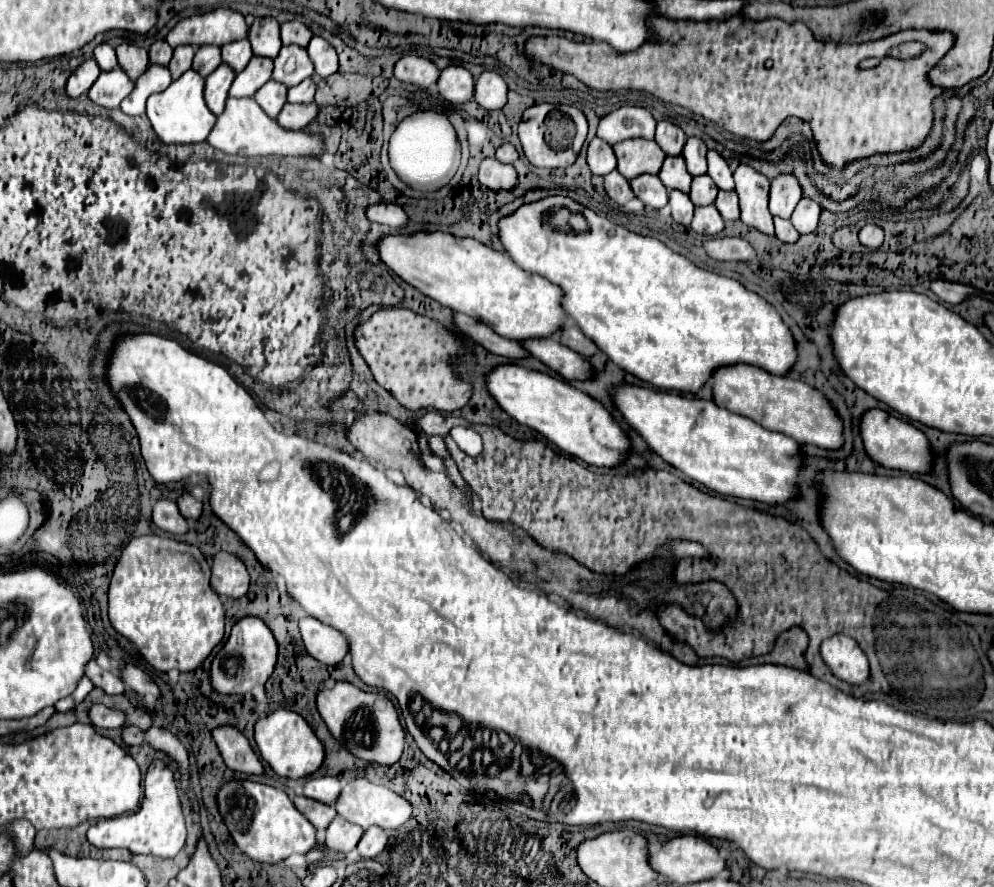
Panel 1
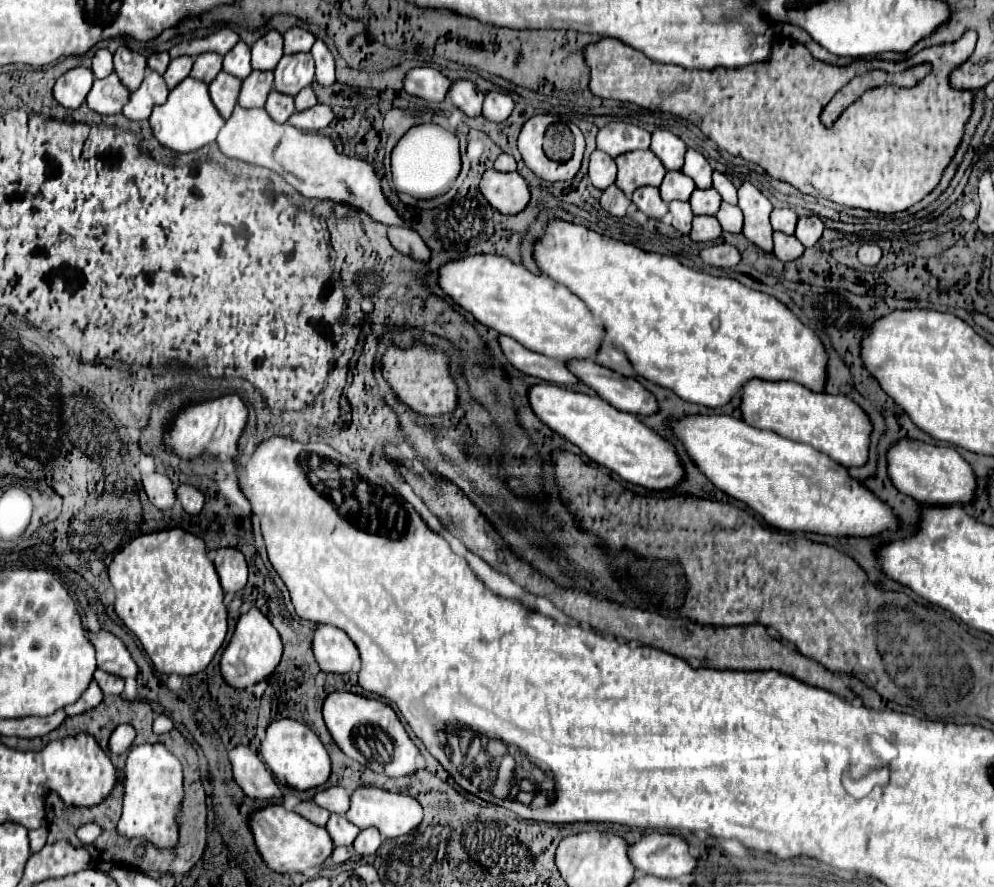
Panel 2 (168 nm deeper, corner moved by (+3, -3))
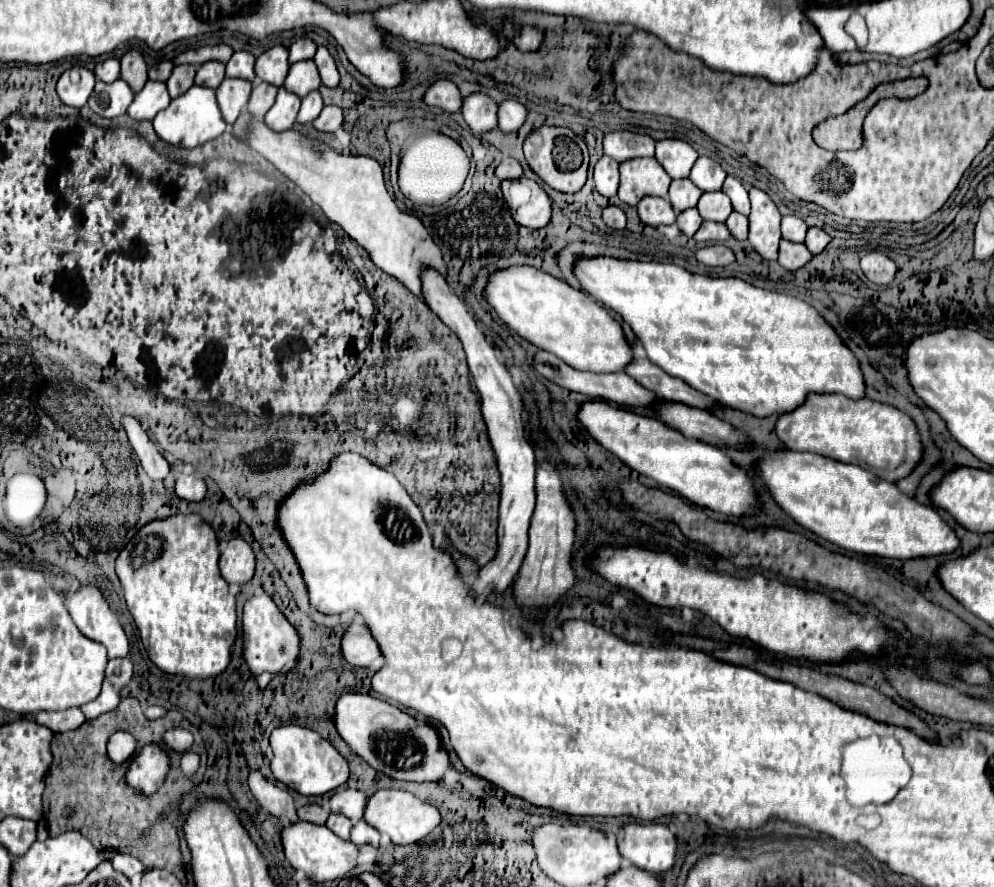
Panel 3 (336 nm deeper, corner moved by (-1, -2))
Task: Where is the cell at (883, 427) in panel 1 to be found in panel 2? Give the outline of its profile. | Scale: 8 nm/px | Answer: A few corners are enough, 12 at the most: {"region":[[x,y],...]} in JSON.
{"region":[[903,439],[889,451],[901,493],[969,505],[977,475],[953,447]]}

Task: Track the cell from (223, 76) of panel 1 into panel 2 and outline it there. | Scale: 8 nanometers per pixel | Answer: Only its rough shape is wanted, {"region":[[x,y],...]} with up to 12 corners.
{"region":[[223,71],[209,85],[209,95],[223,119],[237,105],[241,79]]}

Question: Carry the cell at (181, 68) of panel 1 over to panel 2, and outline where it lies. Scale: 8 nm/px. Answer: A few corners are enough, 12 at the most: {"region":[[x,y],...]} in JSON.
{"region":[[177,57],[163,75],[169,89],[175,89],[193,67],[191,57]]}

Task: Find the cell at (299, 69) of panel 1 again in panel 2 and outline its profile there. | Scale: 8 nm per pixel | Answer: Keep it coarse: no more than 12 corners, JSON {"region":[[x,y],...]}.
{"region":[[309,53],[283,55],[275,89],[295,97],[315,81]]}

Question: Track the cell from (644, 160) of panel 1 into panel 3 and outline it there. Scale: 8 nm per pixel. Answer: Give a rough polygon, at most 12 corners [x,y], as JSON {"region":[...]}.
{"region":[[655,158],[619,166],[621,202],[667,198],[671,178]]}

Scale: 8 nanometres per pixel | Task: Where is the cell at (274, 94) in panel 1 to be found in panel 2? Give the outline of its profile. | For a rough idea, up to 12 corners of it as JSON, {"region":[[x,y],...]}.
{"region":[[271,91],[265,111],[275,123],[295,113],[291,95]]}

